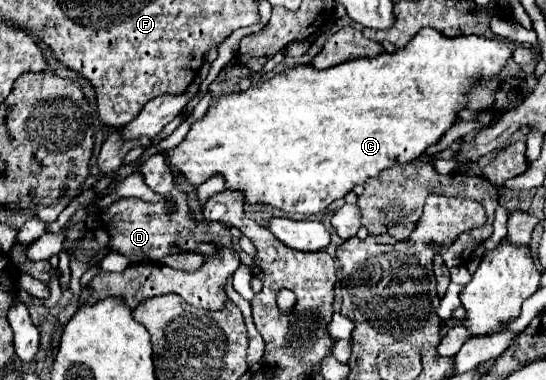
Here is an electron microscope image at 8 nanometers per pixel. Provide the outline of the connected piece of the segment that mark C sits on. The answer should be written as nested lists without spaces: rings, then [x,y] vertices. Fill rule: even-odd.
[[[422,28],[412,42],[408,42],[404,48],[396,50],[394,54],[380,54],[376,58],[360,58],[360,60],[350,60],[326,70],[316,70],[312,64],[298,64],[290,66],[284,72],[276,74],[274,78],[266,80],[260,86],[252,86],[244,92],[232,92],[222,96],[216,104],[210,104],[204,118],[194,122],[186,134],[186,138],[174,146],[172,150],[166,150],[166,162],[172,172],[180,172],[192,186],[204,184],[208,178],[214,174],[222,174],[226,180],[226,190],[238,190],[244,194],[244,204],[268,204],[274,208],[280,208],[284,212],[300,212],[300,214],[318,214],[322,212],[328,204],[332,204],[338,198],[344,198],[348,192],[352,192],[354,186],[364,184],[366,178],[378,176],[382,170],[390,168],[392,164],[402,164],[402,162],[412,162],[416,160],[428,146],[436,144],[442,134],[458,120],[456,112],[464,108],[466,104],[466,94],[468,90],[478,82],[478,78],[490,78],[496,76],[504,66],[506,60],[512,56],[512,52],[518,48],[516,42],[508,38],[484,38],[484,36],[458,36],[458,38],[446,38],[434,28]]]

